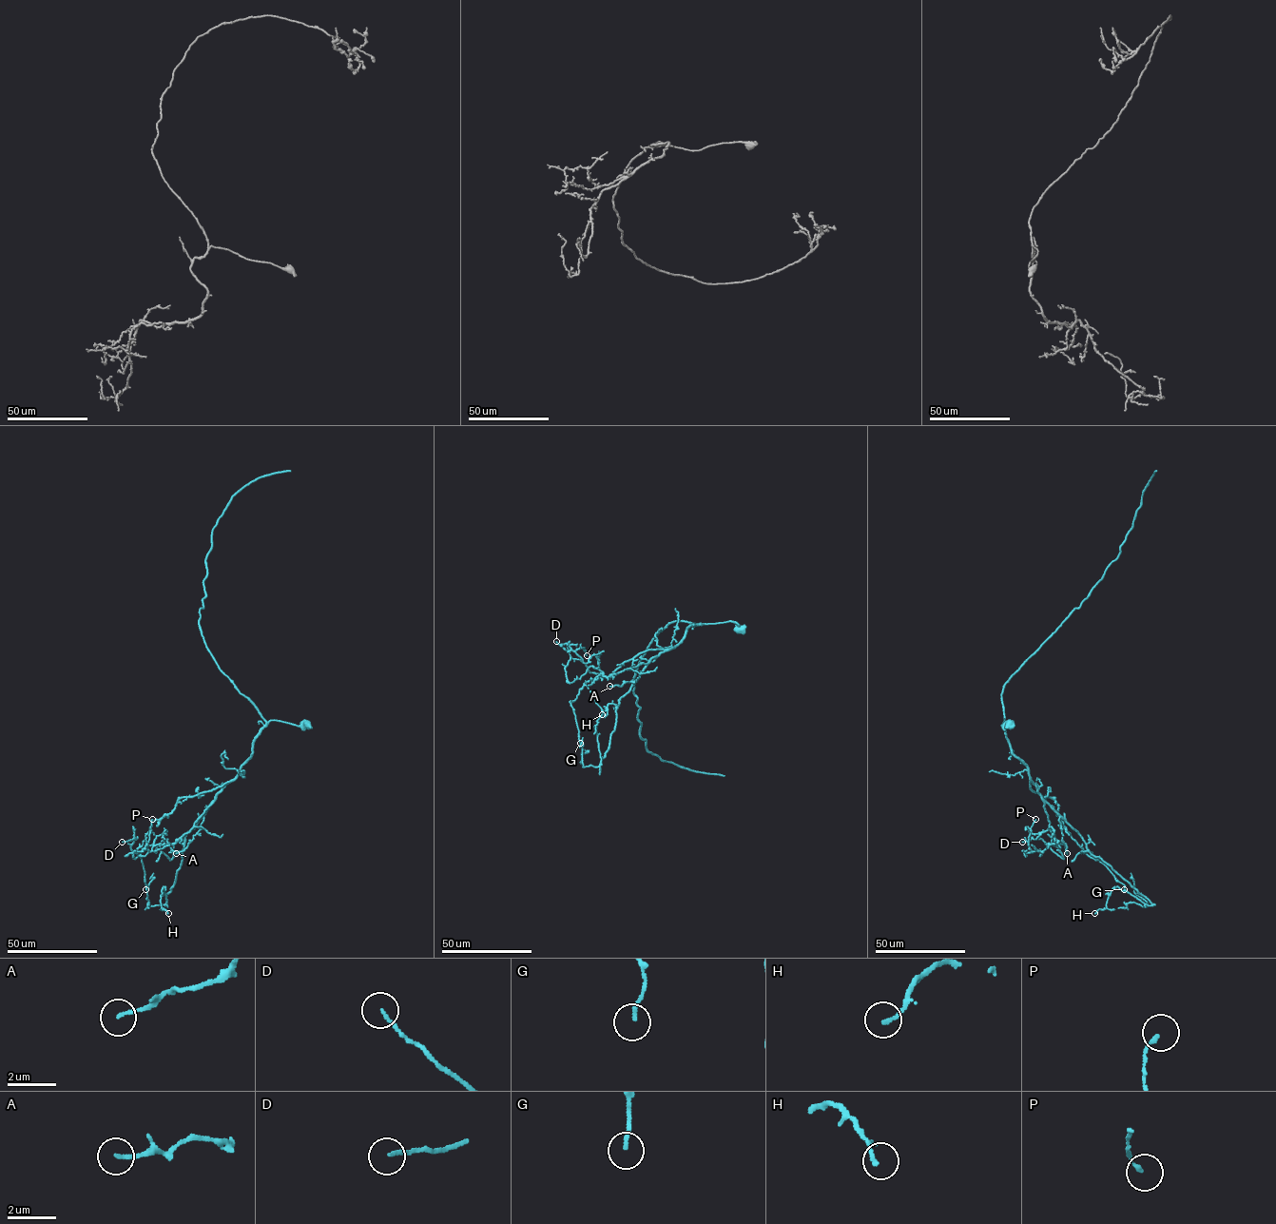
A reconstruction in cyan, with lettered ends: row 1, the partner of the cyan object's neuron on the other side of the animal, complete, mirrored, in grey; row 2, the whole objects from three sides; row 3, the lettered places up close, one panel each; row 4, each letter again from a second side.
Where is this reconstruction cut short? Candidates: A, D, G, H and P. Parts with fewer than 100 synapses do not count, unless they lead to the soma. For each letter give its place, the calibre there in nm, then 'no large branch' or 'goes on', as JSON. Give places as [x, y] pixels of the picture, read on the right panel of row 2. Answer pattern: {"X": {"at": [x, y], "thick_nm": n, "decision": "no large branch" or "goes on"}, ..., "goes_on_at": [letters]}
{"A": {"at": [1067, 853], "thick_nm": 140, "decision": "no large branch"}, "D": {"at": [1022, 842], "thick_nm": 130, "decision": "no large branch"}, "G": {"at": [1124, 889], "thick_nm": 130, "decision": "no large branch"}, "H": {"at": [1094, 913], "thick_nm": 150, "decision": "no large branch"}, "P": {"at": [1035, 819], "thick_nm": 140, "decision": "no large branch"}, "goes_on_at": []}

